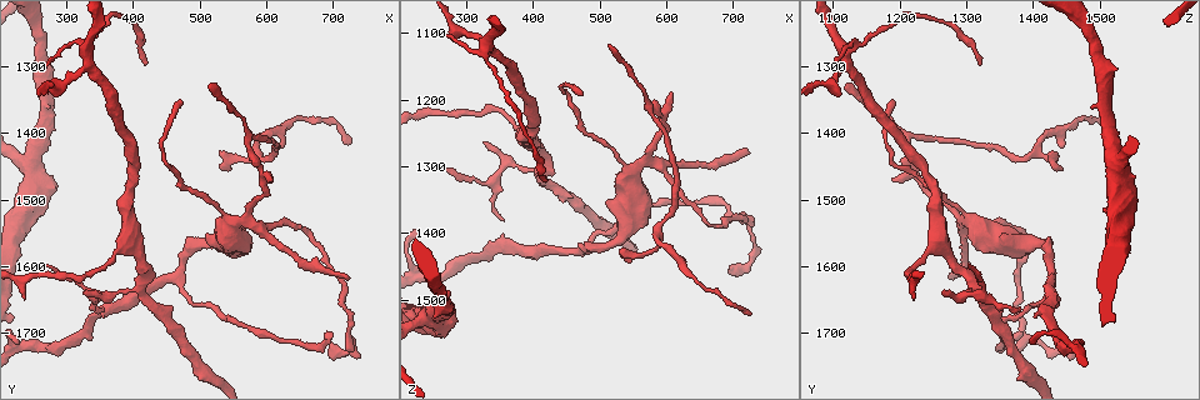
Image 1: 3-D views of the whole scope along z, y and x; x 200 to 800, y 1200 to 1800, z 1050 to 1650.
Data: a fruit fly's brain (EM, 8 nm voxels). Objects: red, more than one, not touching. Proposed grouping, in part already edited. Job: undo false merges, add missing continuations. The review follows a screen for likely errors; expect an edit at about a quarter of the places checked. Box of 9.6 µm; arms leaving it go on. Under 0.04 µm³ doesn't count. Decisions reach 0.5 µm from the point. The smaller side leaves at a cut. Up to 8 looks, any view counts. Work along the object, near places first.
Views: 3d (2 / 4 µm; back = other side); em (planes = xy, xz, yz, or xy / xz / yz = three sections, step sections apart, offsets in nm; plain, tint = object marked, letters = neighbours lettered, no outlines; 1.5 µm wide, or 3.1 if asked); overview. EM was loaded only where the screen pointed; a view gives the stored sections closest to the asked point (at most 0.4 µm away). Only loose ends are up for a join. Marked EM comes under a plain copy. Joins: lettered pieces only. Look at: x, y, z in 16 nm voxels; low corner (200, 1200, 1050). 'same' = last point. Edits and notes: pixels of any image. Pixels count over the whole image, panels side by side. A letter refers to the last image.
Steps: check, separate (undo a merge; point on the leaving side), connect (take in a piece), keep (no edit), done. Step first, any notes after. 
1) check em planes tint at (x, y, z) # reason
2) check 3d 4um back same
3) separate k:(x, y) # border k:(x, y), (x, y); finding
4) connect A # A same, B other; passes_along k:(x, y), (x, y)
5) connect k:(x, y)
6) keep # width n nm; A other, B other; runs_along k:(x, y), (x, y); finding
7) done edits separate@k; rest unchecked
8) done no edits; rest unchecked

check em planes letters at (470, 1605, 1425) # two arms in line, one across

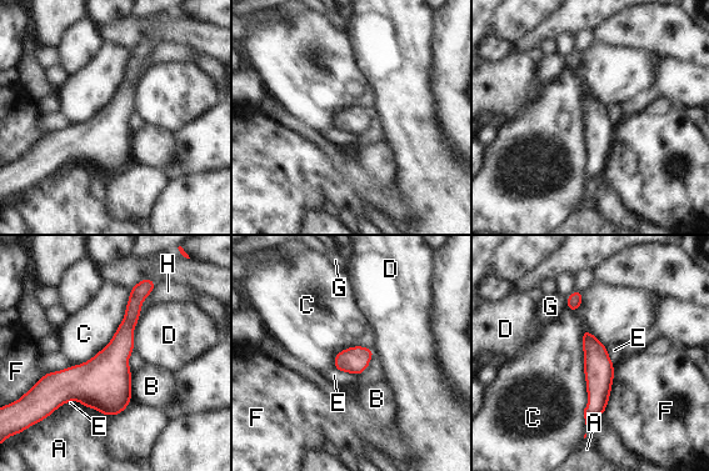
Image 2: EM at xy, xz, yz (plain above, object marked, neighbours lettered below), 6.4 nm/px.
keep # width 180 nm; A other, B other, C other, D other, E other, F other, G other, H other; border 2:(585, 327), (584, 424); one cell here

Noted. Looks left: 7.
check em xy step 8 letters at (470, 1350, 1195) # branch stops here

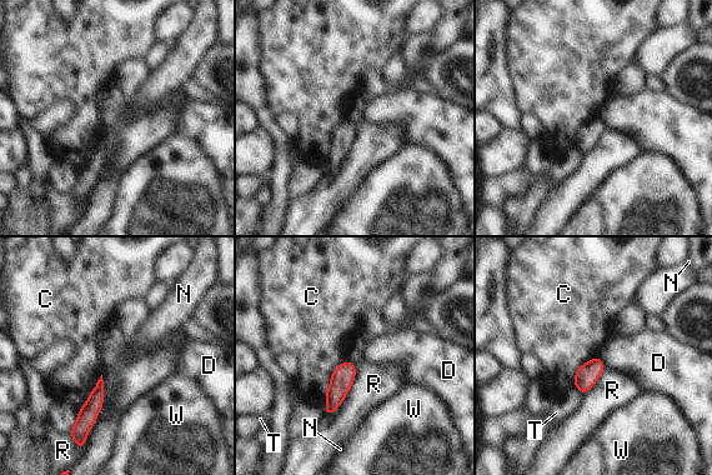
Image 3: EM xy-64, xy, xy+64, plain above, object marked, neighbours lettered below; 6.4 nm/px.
keep # C other, D other, N other, R other, T other, W other; border 3:(101, 374), (88, 399), (78, 408); none of them fits

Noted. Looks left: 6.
check em xy step 4 tint at (720, 1620, 1275) # tapers out

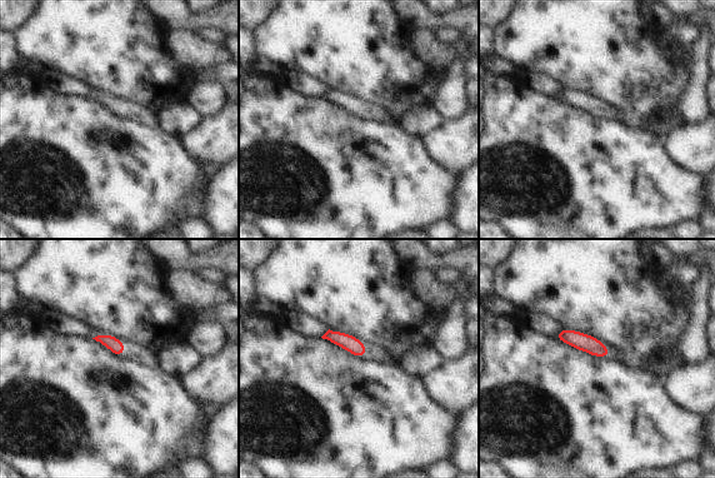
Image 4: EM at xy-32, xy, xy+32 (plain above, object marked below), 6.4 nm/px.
check em planes tint same

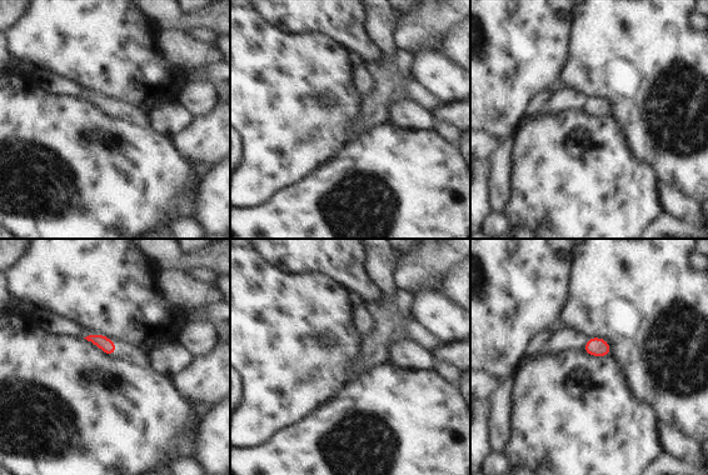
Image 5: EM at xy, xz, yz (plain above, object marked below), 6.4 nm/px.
check em planes letters same

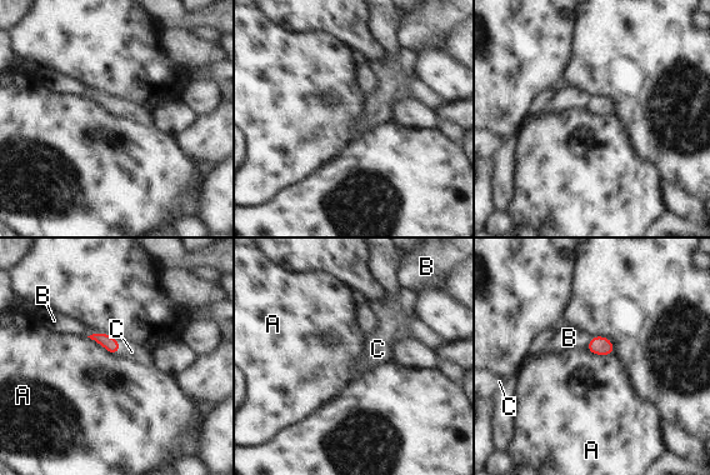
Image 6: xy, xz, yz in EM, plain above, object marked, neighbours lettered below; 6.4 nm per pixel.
connect C # width 100 nm; A other, B other, C same; the cell continues

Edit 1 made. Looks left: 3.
done edits connect@6; rest unchecked

